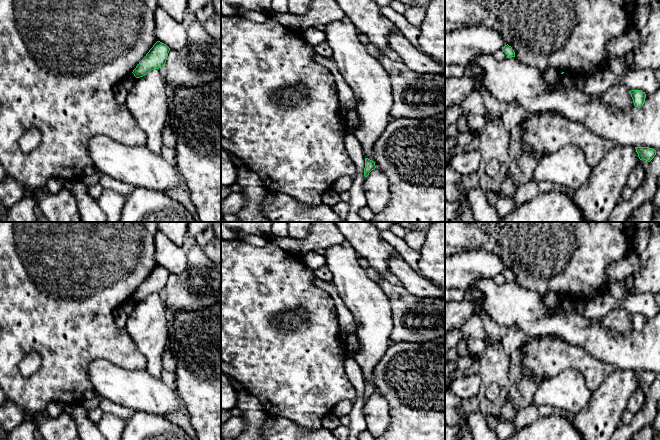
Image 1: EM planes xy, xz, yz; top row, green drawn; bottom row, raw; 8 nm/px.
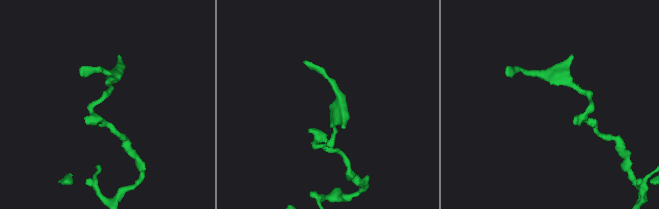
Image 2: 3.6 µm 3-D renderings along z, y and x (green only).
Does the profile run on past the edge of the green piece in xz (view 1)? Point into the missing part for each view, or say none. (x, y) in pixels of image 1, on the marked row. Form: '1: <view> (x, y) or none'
1: none

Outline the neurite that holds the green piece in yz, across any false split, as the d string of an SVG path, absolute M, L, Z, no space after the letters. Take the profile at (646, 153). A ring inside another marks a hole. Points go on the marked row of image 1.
M635 147L640 160L644 159L650 162L656 155L656 150L649 147Z

